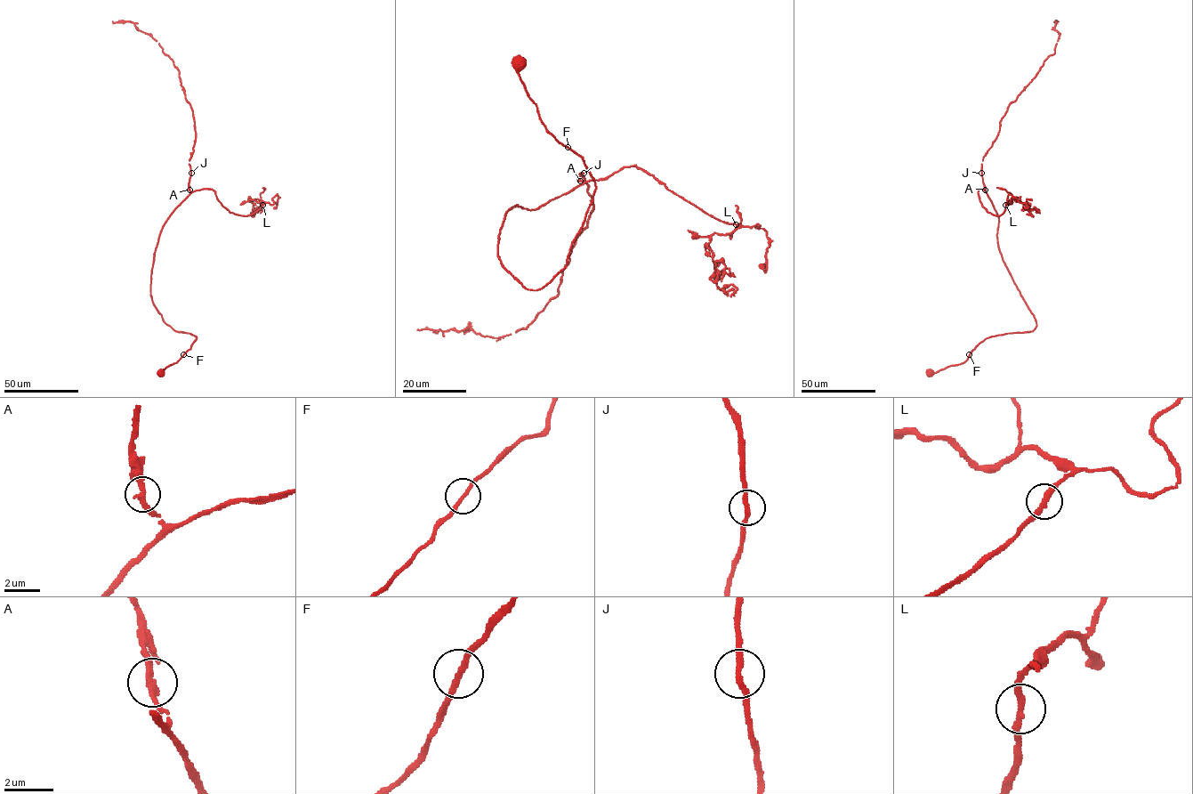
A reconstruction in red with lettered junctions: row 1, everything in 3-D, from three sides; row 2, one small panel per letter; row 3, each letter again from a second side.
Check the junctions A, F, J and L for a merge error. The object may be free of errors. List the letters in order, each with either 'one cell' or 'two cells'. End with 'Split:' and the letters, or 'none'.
A: one cell
F: one cell
J: one cell
L: one cell
Split: none

